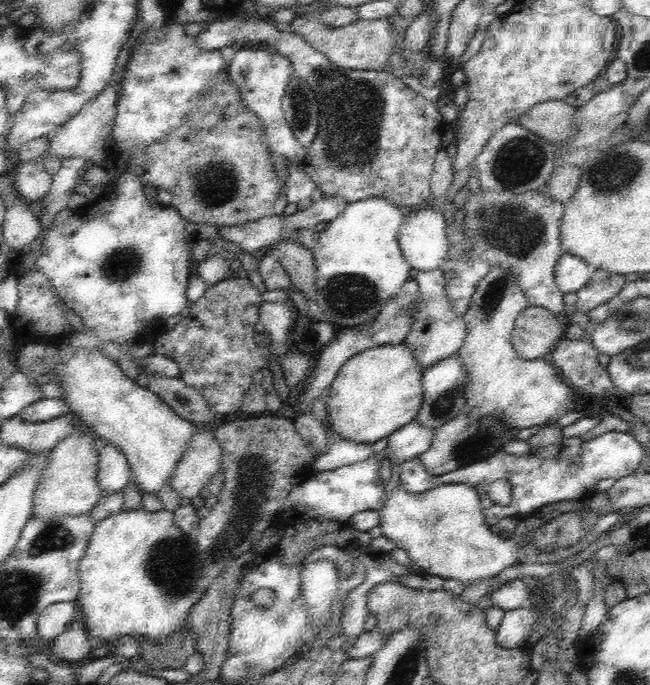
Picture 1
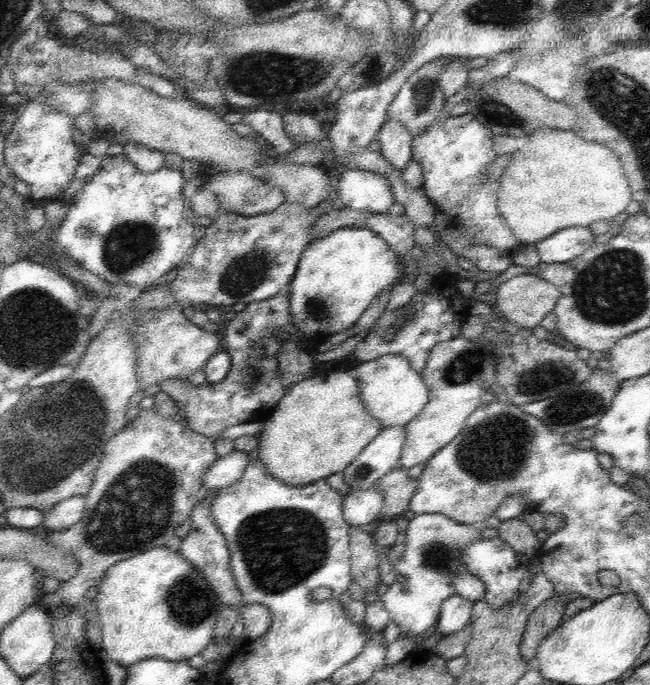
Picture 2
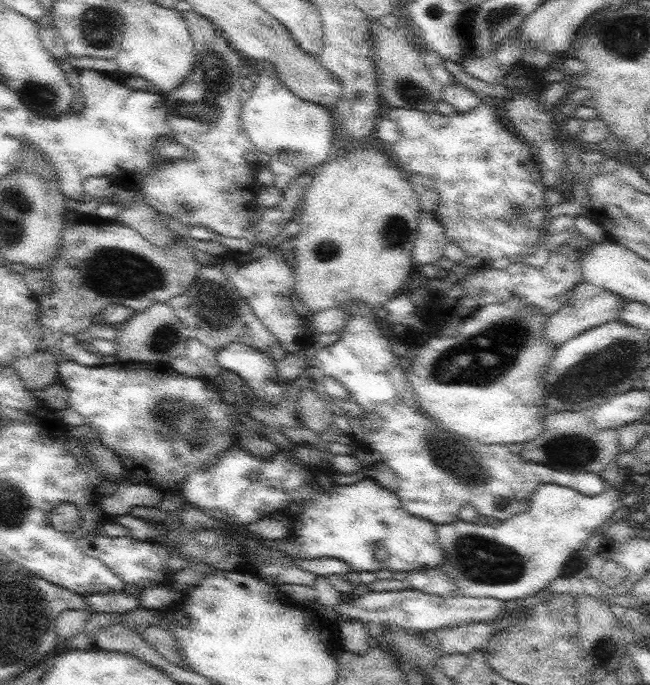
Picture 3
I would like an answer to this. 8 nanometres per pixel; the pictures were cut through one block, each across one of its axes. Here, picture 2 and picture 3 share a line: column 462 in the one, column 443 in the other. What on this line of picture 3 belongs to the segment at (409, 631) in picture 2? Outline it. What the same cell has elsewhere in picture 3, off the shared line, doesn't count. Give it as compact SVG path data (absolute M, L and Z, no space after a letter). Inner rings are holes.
M606 482L605 490L596 496L586 496L573 488L559 484L543 484L532 497L530 508L508 520L490 526L486 523L466 522L458 517L448 524L437 525L437 535L445 550L445 563L442 570L455 580L460 594L471 597L491 596L500 600L520 600L544 590L558 576L570 576L581 566L581 554L586 549L588 538L595 529L610 519L618 508L626 504L625 494Z

